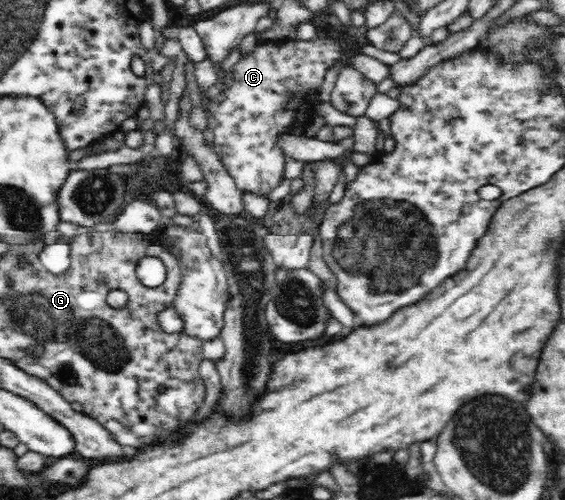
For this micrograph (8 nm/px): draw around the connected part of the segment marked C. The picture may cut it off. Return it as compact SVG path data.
M318 37L315 40L307 41L289 38L285 41L275 42L269 40L259 41L258 44L253 48L253 51L245 53L244 55L242 54L239 61L236 64L233 64L230 70L233 84L231 84L227 90L216 96L212 100L211 104L207 104L206 115L209 119L208 128L211 129L213 138L215 139L215 153L217 153L219 161L221 161L221 165L225 167L225 170L227 170L229 176L233 178L237 188L241 192L249 191L260 195L263 194L264 196L269 196L271 192L273 192L273 190L275 190L275 188L277 188L277 186L285 180L285 178L283 178L283 168L289 157L285 153L285 150L280 146L280 141L284 138L283 136L285 136L285 134L293 134L293 132L296 132L296 134L304 135L306 125L311 124L316 116L315 111L312 110L314 106L314 100L312 97L319 94L320 90L322 89L325 76L327 76L327 71L340 58L339 45L337 45L337 41L334 41L333 39L322 39Z

